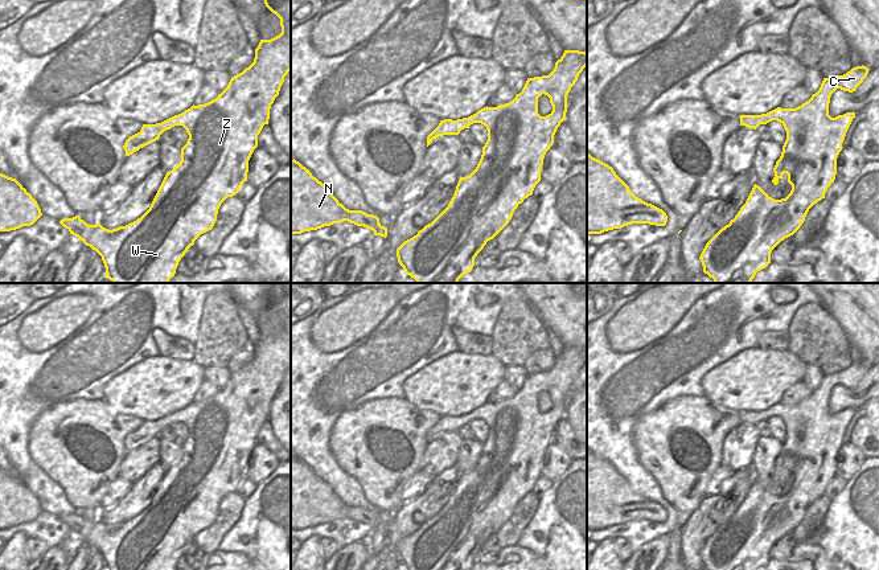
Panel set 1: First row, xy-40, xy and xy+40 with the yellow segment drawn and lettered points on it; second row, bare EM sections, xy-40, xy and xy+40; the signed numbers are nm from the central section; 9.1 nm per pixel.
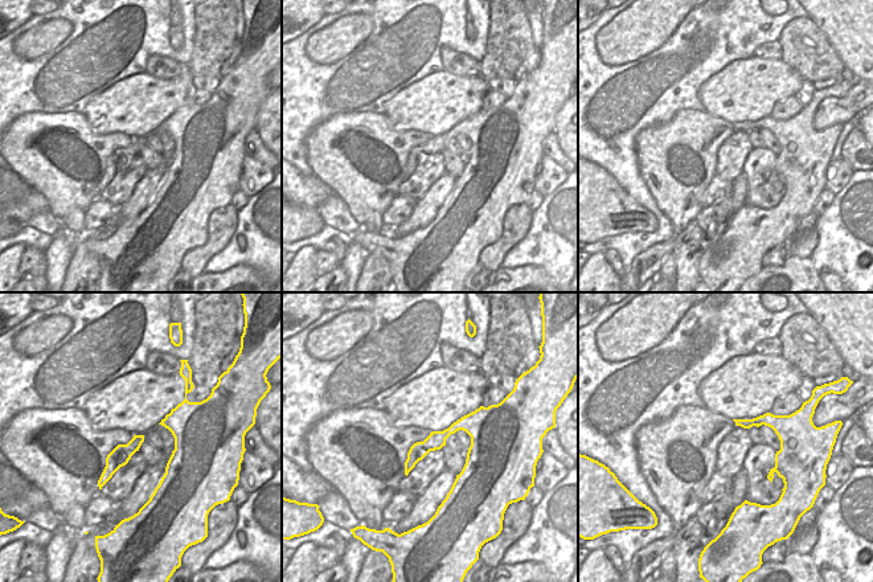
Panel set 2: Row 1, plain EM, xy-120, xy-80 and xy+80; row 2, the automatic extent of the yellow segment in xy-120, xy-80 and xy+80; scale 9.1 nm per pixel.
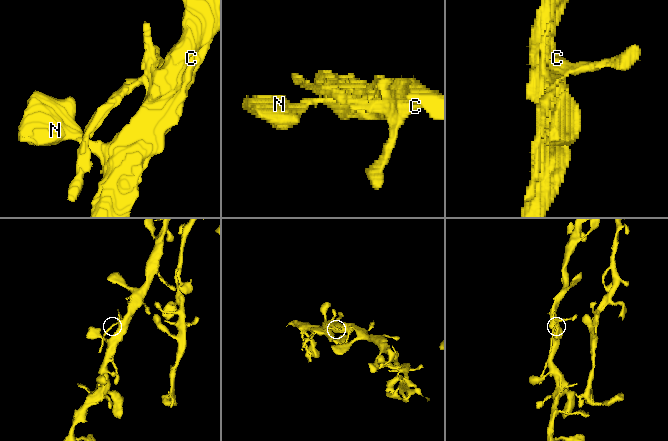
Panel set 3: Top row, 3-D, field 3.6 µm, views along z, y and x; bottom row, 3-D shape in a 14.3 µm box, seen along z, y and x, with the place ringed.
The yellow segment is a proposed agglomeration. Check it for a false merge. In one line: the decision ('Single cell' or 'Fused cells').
Single cell.

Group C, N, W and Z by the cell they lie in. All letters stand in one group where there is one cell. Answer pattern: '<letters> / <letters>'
C N W Z

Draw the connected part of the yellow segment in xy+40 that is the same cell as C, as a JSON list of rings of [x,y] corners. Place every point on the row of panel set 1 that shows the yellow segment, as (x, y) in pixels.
[[[866,66],[853,67],[843,75],[823,78],[820,90],[796,108],[777,107],[761,115],[740,115],[740,126],[756,130],[772,120],[780,122],[786,131],[780,159],[773,168],[772,183],[779,184],[783,175],[788,175],[790,193],[781,200],[769,197],[759,185],[753,185],[745,204],[734,220],[722,227],[705,246],[699,259],[703,272],[715,283],[751,283],[756,272],[771,263],[772,250],[785,238],[793,235],[804,224],[809,209],[825,198],[825,193],[837,175],[837,157],[842,151],[846,132],[855,118],[855,112],[846,112],[831,118],[829,103],[831,94],[841,89],[853,93],[867,77]]]

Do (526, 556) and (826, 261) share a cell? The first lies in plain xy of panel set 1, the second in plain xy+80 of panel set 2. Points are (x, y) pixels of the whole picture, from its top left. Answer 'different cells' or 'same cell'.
different cells

